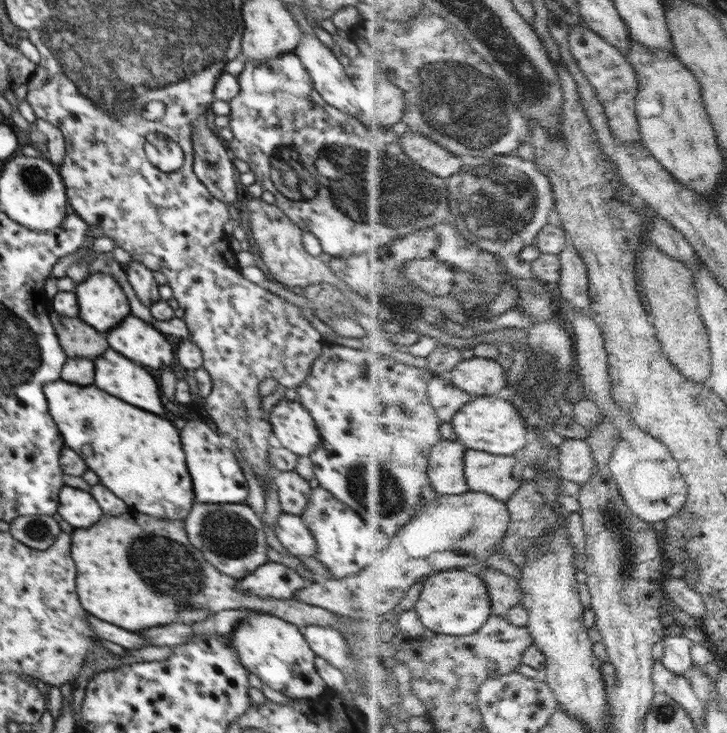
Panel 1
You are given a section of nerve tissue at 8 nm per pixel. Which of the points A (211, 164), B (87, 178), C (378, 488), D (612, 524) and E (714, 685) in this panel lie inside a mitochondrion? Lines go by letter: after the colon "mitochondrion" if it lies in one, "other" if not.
A: other
B: other
C: mitochondrion
D: mitochondrion
E: other

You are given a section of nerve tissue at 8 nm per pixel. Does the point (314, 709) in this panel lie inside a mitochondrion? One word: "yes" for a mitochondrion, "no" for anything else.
no

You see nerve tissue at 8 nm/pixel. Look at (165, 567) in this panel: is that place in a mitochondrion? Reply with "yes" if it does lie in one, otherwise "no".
yes

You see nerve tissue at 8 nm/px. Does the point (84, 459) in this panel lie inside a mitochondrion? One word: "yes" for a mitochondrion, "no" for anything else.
no

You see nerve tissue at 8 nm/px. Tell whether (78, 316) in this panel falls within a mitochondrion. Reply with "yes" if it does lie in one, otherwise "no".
no

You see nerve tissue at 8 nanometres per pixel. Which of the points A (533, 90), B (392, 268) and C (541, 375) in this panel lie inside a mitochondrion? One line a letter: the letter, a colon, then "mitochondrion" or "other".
A: mitochondrion
B: other
C: mitochondrion

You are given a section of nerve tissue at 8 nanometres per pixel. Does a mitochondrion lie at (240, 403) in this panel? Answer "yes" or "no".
yes

